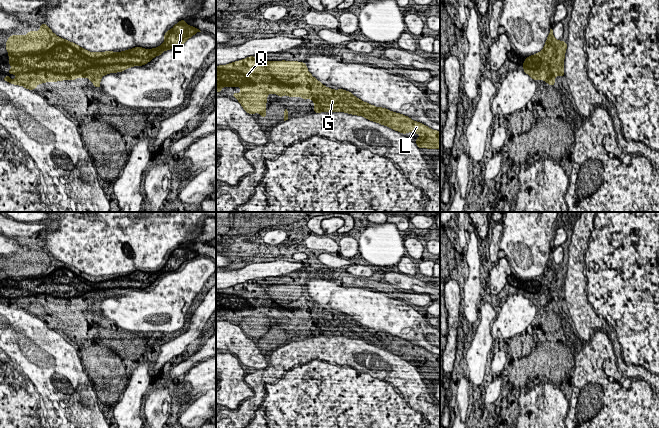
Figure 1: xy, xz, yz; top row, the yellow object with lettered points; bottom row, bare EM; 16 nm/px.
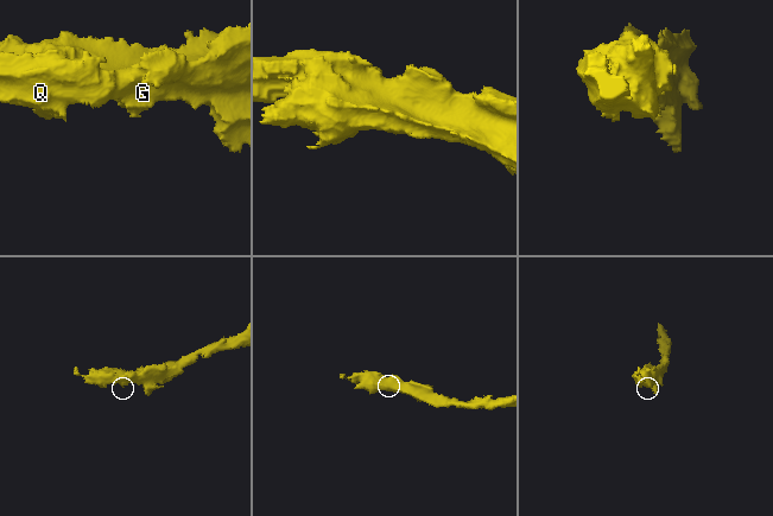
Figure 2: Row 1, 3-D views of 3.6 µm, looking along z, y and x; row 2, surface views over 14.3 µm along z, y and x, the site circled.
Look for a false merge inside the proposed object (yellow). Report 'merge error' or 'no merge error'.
no merge error

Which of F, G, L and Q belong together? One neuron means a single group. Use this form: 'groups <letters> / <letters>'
groups F G L Q

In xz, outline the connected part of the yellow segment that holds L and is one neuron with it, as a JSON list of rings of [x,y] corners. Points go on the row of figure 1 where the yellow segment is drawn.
[[[249,56],[226,65],[216,66],[216,92],[222,92],[223,87],[240,87],[241,92],[234,92],[235,97],[245,112],[252,115],[259,113],[266,118],[267,96],[276,94],[279,97],[301,97],[304,101],[311,99],[314,103],[314,113],[344,112],[351,115],[363,116],[365,119],[387,126],[402,134],[409,132],[419,134],[415,140],[417,147],[426,149],[440,149],[440,131],[433,130],[423,123],[410,117],[390,111],[387,108],[376,107],[354,96],[344,89],[331,89],[323,85],[308,71],[305,62],[299,61],[267,61]]]

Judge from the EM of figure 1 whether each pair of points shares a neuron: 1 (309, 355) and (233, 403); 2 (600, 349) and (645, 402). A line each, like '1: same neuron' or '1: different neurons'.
1: different neurons
2: same neuron

